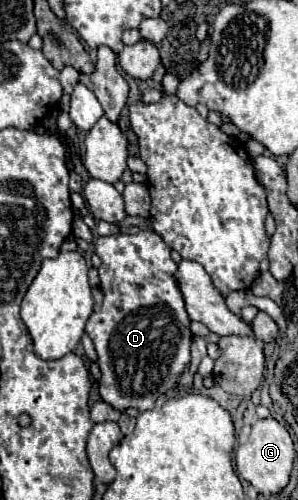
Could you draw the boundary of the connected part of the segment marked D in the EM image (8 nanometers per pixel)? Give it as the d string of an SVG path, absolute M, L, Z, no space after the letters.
M150 228L140 230L138 234L120 232L106 238L96 238L94 246L96 254L102 260L98 274L102 280L100 286L104 292L104 302L102 308L88 318L86 332L96 346L98 366L102 372L102 378L98 382L100 398L120 412L124 408L138 408L140 412L150 410L150 406L154 406L162 394L176 386L182 372L190 366L192 332L182 294L178 290L178 284L174 282L176 262L170 258L170 248L162 240L162 236Z

